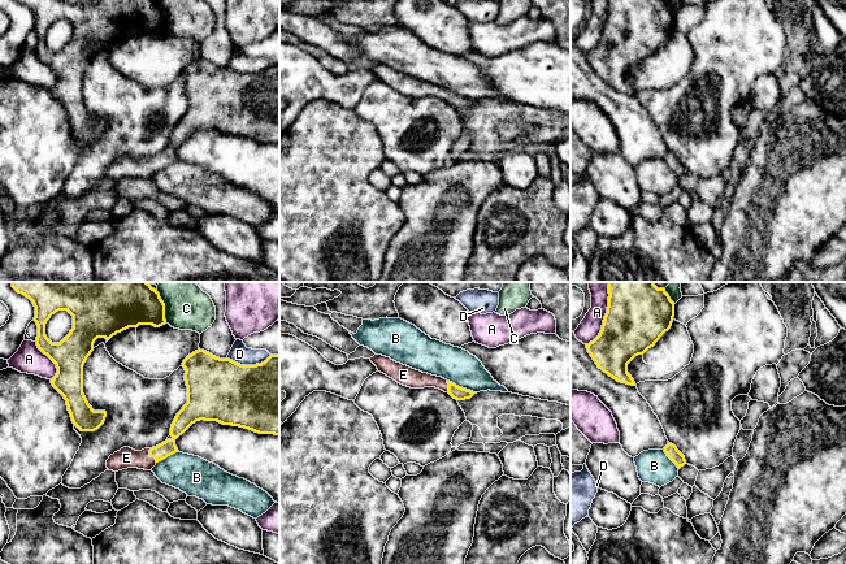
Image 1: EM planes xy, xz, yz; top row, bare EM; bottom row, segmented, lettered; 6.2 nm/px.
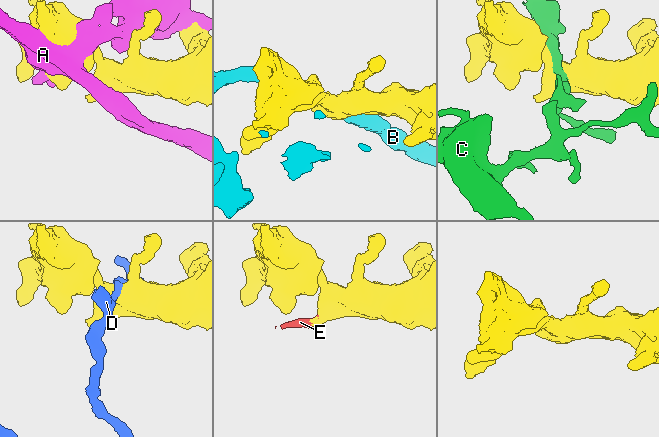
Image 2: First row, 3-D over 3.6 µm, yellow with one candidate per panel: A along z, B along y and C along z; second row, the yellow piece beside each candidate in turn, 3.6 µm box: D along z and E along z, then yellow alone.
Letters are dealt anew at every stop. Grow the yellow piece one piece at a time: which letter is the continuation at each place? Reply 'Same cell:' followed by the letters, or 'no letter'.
Same cell: E

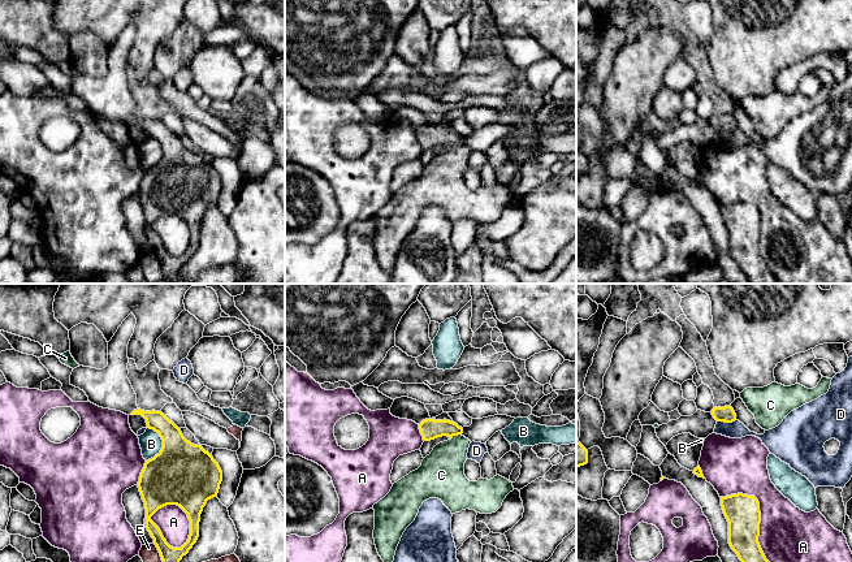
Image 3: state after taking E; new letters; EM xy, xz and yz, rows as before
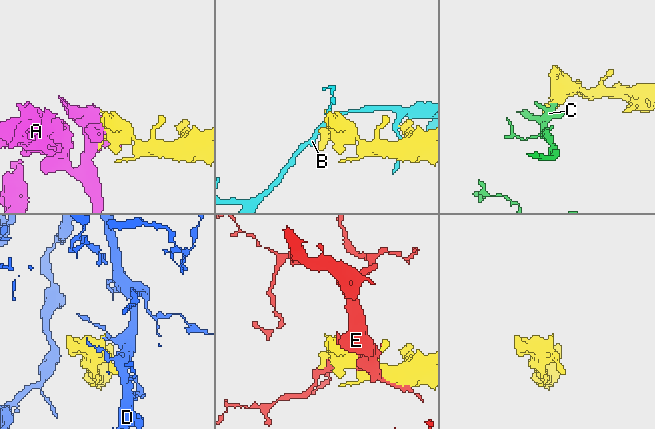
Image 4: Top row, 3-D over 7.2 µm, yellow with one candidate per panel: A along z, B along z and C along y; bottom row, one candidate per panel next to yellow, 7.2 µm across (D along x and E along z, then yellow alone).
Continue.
Same cell: C

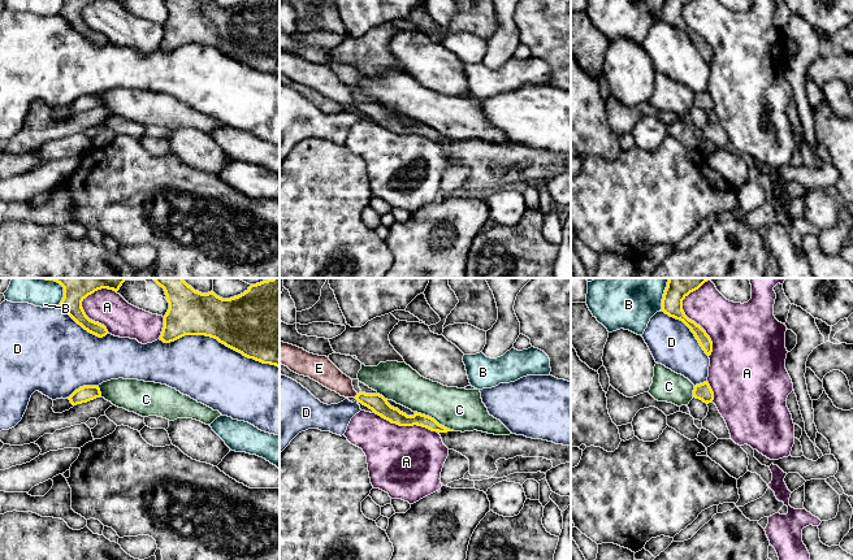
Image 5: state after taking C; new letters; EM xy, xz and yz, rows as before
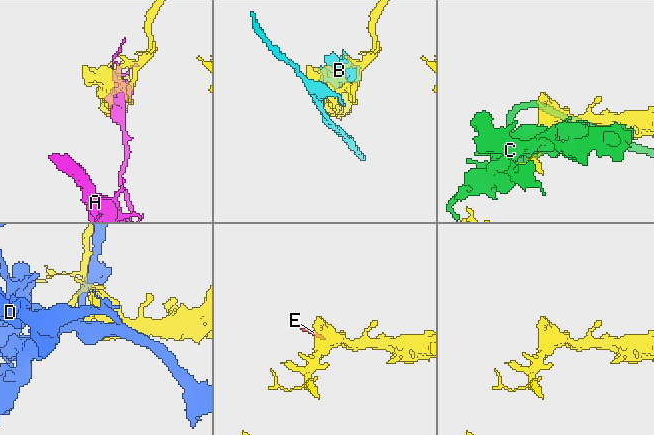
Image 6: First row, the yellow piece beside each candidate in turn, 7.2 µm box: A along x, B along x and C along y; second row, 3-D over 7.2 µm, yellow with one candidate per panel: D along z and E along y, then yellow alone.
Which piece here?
Same cell: E

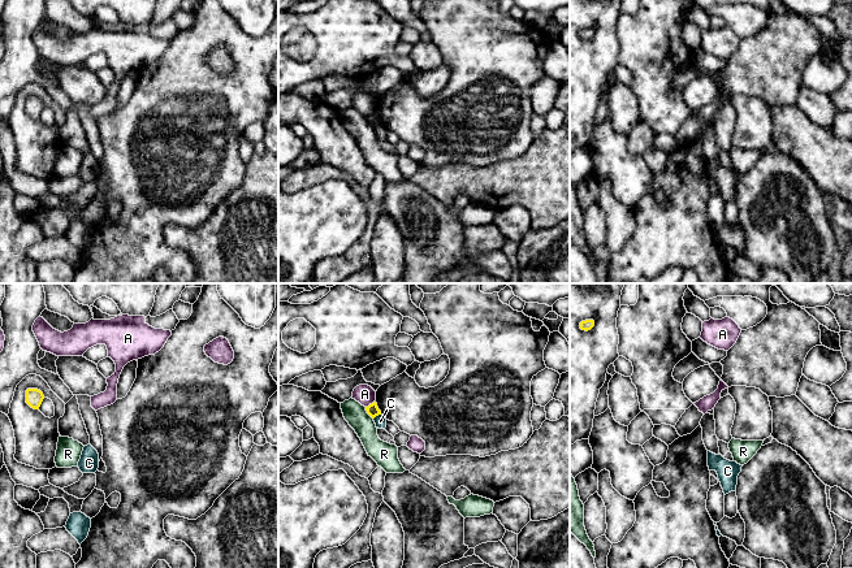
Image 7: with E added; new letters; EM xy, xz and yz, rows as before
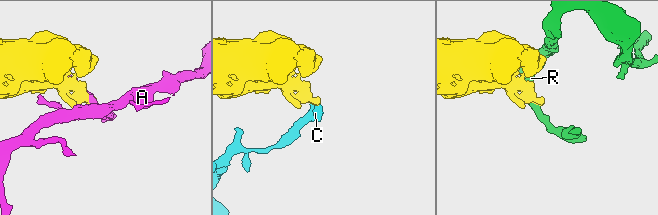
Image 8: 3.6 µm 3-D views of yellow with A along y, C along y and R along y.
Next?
Same cell: no letter

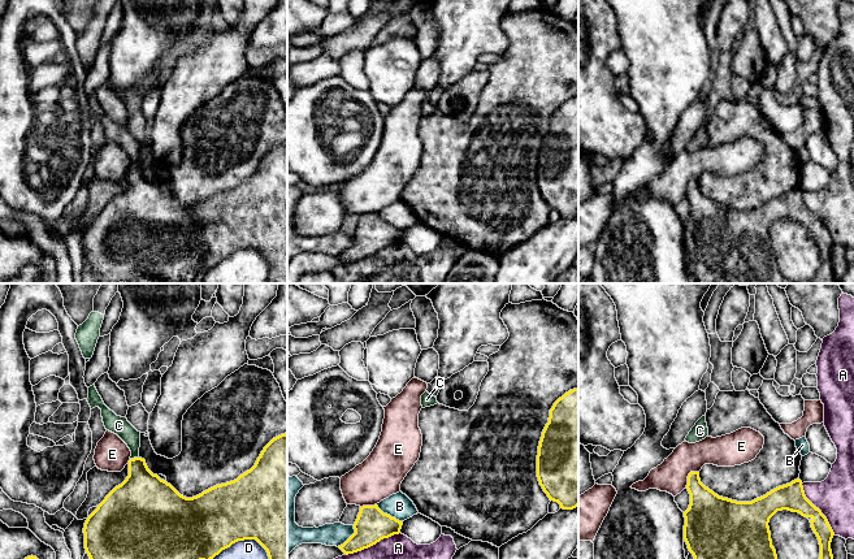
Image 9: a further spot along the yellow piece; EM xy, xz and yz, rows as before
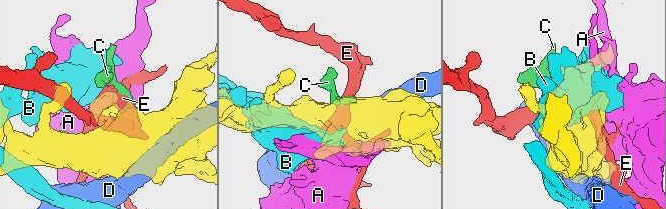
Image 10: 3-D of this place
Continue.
Same cell: C

